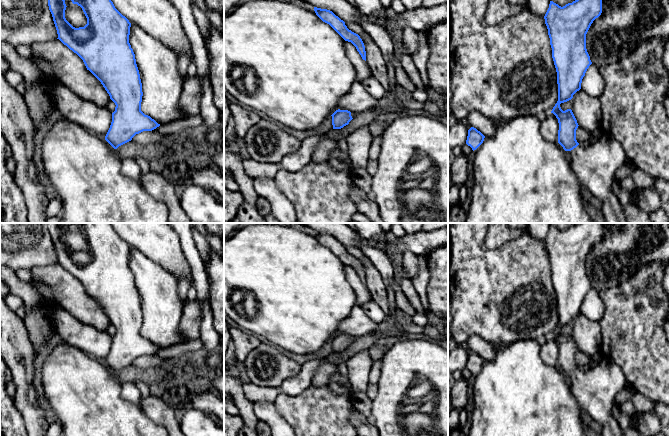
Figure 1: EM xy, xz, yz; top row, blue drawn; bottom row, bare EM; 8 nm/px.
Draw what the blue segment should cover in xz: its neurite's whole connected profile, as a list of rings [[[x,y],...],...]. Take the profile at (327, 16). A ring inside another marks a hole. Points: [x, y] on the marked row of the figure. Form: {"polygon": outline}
{"polygon": [[[314,7],[316,15],[325,23],[329,24],[345,41],[351,42],[366,61],[365,46],[360,36],[347,28],[345,22],[332,11]]]}

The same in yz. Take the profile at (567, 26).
{"polygon": [[[575,0],[561,7],[550,1],[549,8],[544,16],[548,29],[552,58],[557,72],[558,101],[553,107],[553,113],[558,119],[558,143],[571,156],[571,168],[579,182],[593,197],[602,202],[602,213],[606,223],[628,223],[618,198],[612,191],[617,170],[625,165],[629,159],[622,145],[609,135],[603,135],[596,143],[580,145],[576,140],[577,120],[571,109],[563,111],[561,103],[573,98],[581,89],[582,79],[592,64],[586,49],[586,34],[593,23],[602,13],[602,0]]]}

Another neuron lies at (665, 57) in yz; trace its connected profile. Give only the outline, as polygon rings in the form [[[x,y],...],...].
[[[669,36],[665,37],[665,50],[662,55],[662,60],[665,68],[669,72]]]

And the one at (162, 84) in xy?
[[[131,25],[129,43],[135,54],[142,83],[141,111],[160,125],[187,118],[179,106],[185,78],[178,71],[176,53],[136,25]]]

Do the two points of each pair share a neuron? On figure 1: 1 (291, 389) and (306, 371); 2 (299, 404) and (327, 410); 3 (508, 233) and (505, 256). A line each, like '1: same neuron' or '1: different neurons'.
1: same neuron
2: same neuron
3: different neurons

